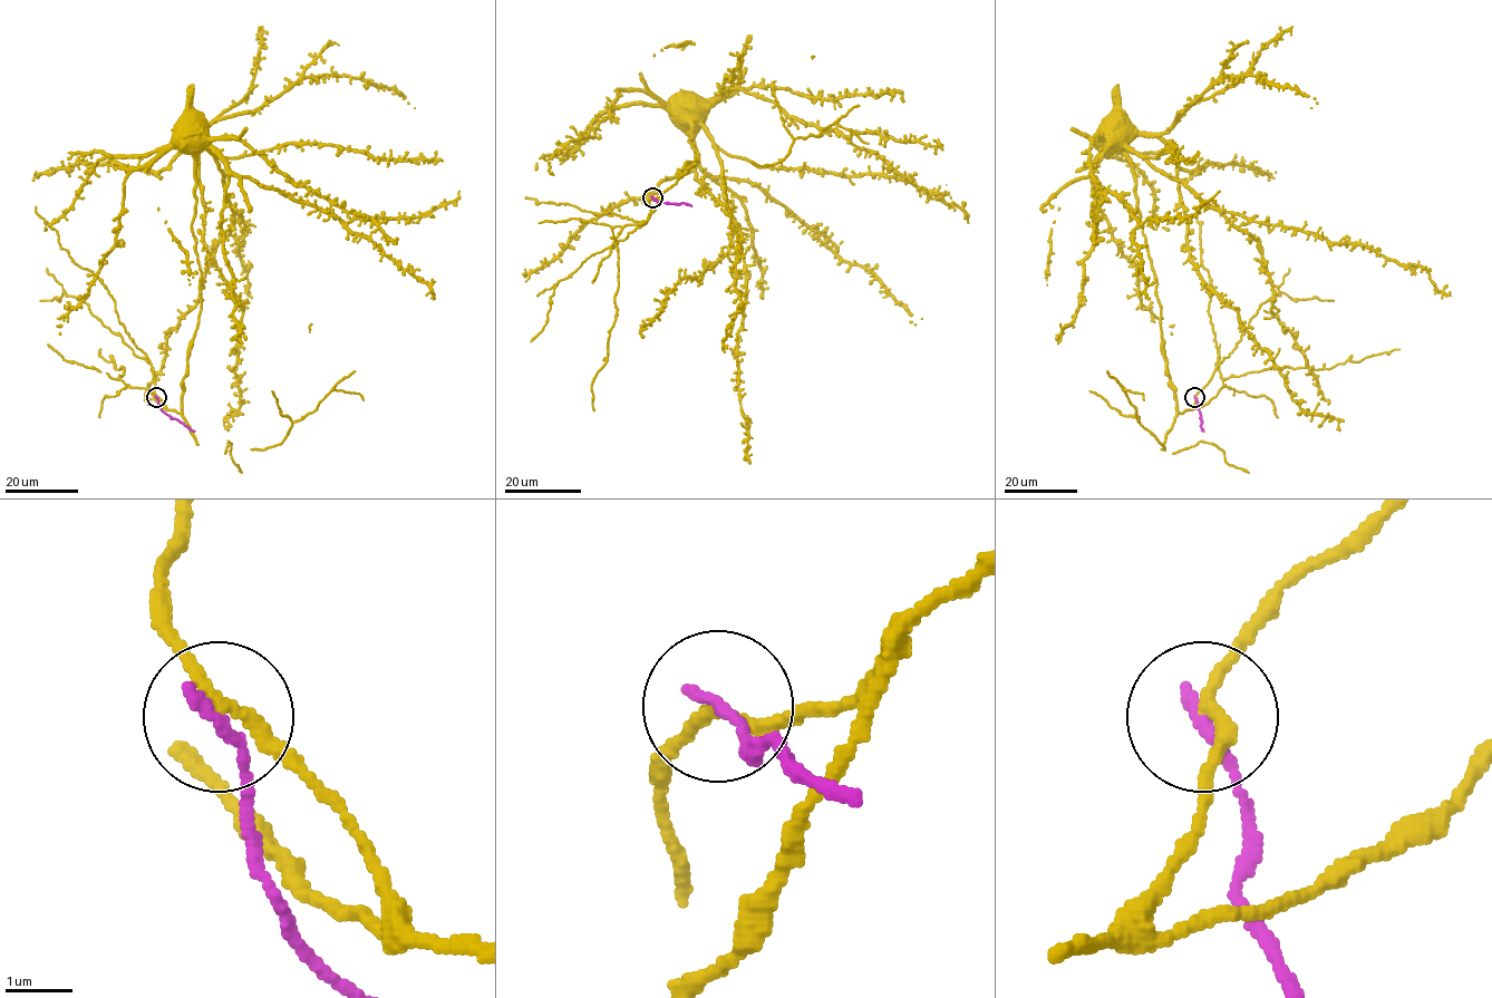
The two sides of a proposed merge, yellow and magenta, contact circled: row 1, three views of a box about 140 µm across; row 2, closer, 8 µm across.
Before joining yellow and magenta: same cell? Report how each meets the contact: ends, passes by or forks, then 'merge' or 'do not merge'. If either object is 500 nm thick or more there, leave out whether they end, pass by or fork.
yellow passes by; magenta ends; do not merge

